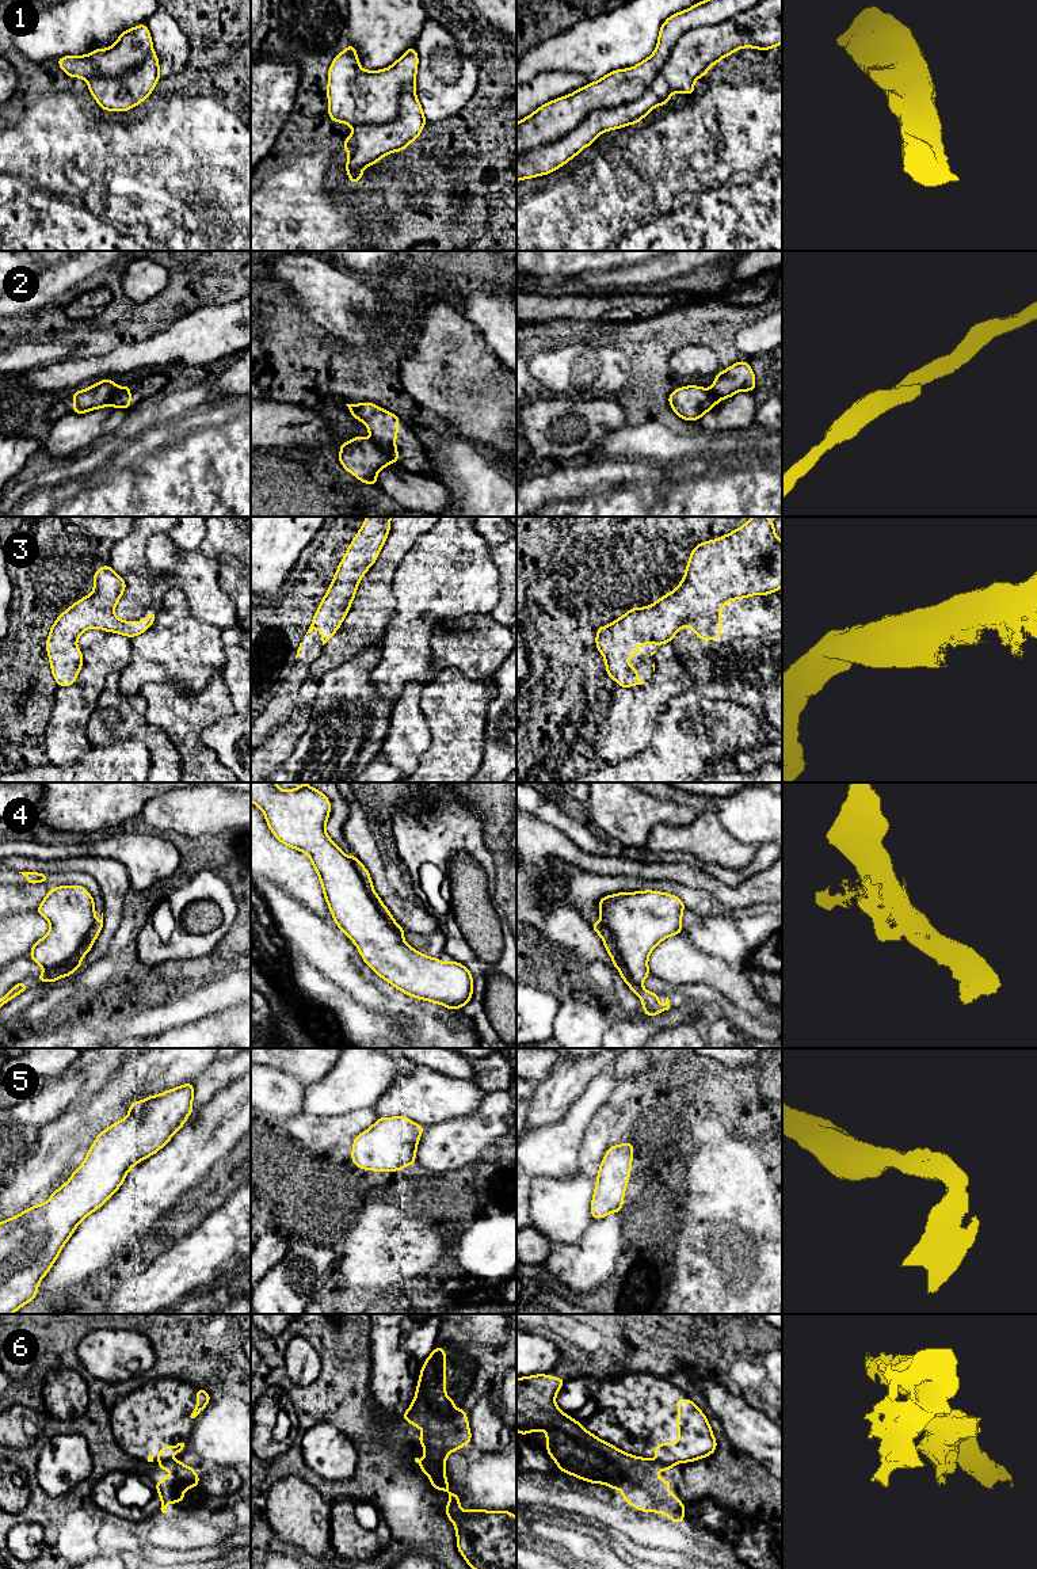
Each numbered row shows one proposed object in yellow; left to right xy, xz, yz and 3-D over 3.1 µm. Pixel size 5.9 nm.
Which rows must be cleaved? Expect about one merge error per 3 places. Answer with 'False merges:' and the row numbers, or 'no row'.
False merges: 1, 2, 4, 6

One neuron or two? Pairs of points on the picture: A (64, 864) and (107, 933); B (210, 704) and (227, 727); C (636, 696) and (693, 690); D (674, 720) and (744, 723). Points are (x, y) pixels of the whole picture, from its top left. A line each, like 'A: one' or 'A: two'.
A: one
B: two
C: two
D: one

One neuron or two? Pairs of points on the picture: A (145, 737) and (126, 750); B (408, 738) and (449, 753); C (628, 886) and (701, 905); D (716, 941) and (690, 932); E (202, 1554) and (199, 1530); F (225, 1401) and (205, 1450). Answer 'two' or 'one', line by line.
A: two
B: two
C: one
D: one
E: two
F: one

